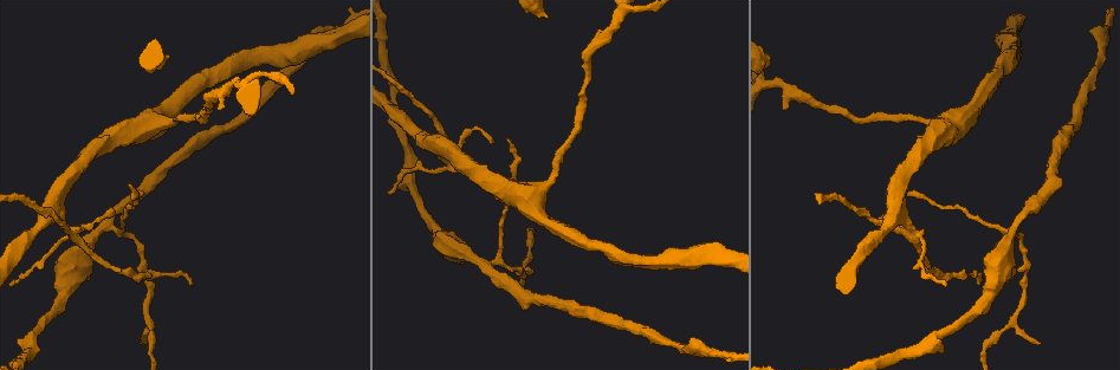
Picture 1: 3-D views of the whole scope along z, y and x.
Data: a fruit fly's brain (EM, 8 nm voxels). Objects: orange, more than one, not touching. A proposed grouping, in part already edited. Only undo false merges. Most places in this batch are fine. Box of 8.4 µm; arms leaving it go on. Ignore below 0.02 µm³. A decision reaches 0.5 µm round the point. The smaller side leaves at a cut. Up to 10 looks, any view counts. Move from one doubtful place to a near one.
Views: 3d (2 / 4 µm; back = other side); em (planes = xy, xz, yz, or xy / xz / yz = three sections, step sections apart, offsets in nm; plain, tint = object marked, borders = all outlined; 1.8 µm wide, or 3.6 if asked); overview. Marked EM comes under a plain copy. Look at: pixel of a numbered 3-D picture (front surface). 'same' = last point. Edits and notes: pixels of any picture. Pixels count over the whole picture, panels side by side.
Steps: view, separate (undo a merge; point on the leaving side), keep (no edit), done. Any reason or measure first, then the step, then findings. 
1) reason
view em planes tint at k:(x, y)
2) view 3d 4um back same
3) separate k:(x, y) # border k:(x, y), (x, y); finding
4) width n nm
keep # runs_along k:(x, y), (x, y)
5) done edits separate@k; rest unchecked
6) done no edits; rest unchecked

arms run side by side
view em planes tint at 1:(68, 224)

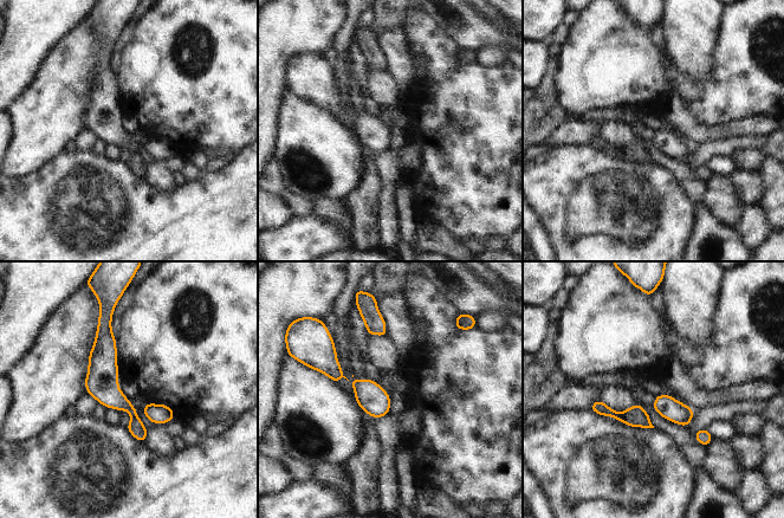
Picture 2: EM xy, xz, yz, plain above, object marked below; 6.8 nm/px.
separate 2:(135, 427) # border 2:(131, 416), (136, 418); a second neuron is stuck on

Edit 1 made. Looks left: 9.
redraw
view overview

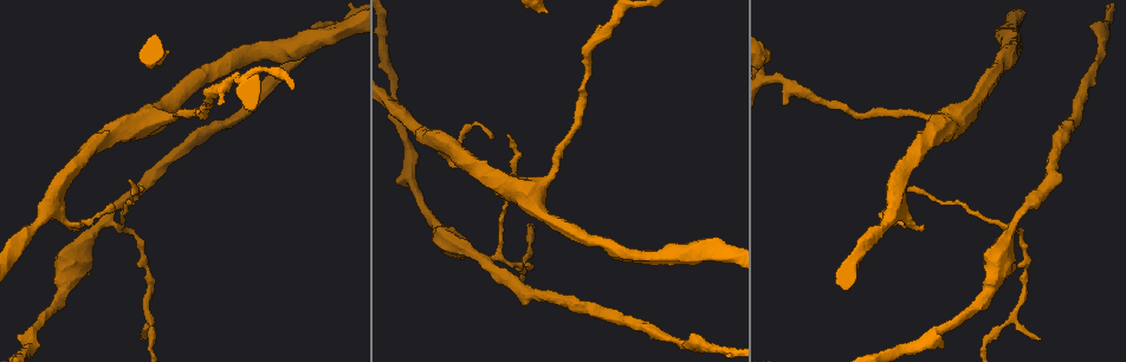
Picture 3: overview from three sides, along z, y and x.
sudden change in width
view 3d 2um at 3:(105, 222)

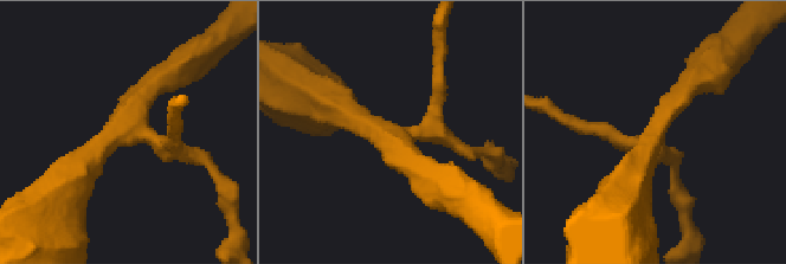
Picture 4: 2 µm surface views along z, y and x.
arms 4
view em planes tint at 4:(385, 130)

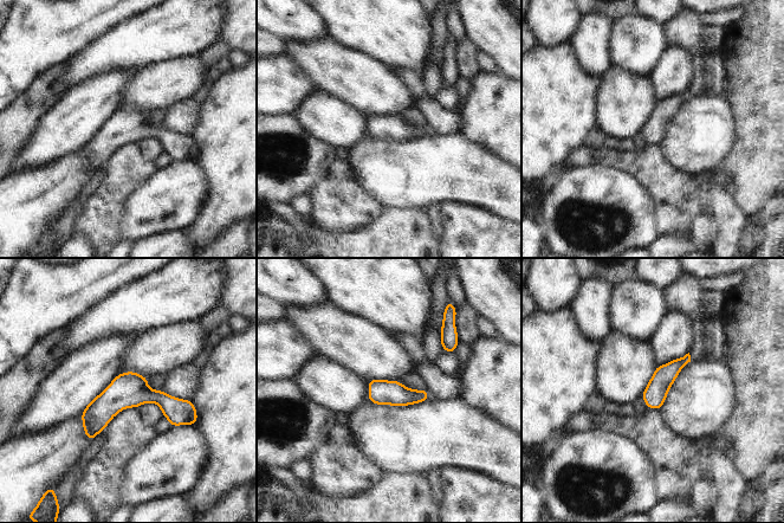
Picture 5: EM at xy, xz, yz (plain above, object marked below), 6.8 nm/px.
keep # all the same neuron

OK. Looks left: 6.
narrows sharply
view em planes tint at 3:(151, 327)

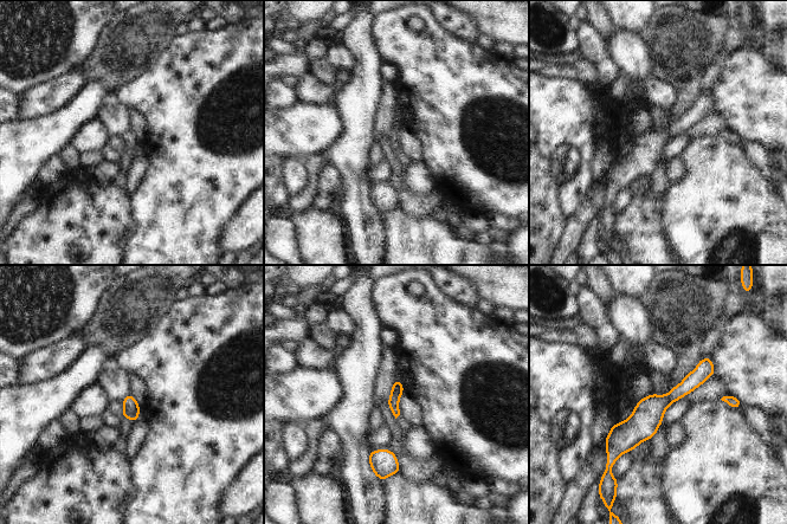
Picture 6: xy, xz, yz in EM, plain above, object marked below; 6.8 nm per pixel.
width 80 nm
keep # runs_along 6:(709, 361), (617, 452); continuous, no second neuron

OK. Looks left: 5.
three arms meet
view em 3.6um xy step 8 tint at 3:(962, 112)

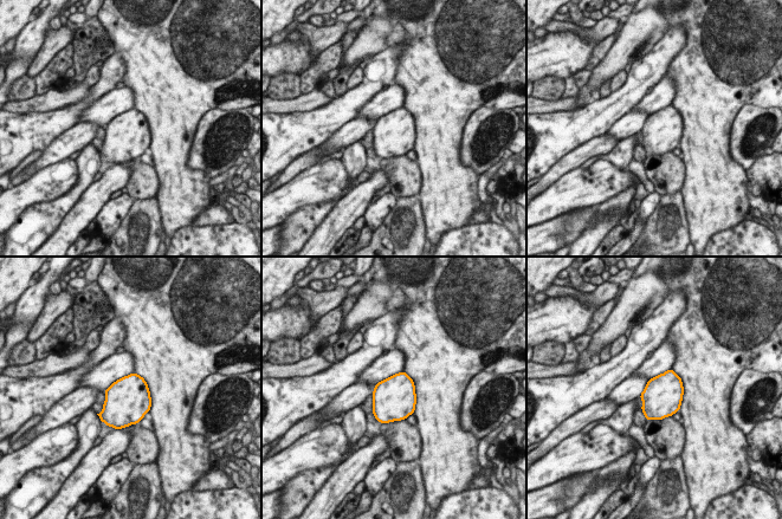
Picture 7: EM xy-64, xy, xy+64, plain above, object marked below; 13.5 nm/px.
keep # all the same neuron

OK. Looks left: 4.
done edits separate@2; rest unchecked

